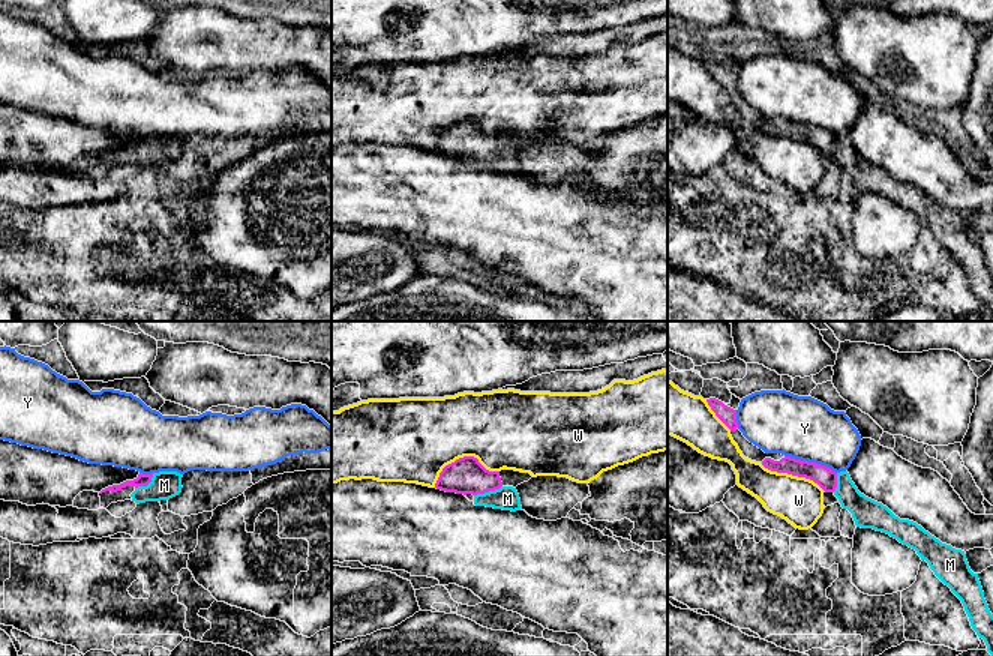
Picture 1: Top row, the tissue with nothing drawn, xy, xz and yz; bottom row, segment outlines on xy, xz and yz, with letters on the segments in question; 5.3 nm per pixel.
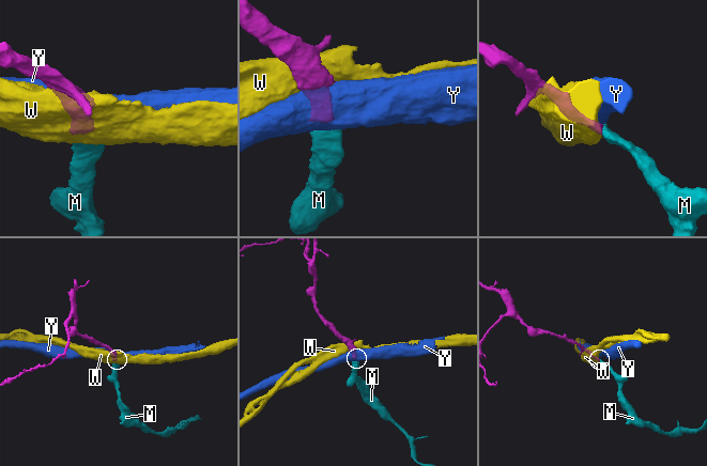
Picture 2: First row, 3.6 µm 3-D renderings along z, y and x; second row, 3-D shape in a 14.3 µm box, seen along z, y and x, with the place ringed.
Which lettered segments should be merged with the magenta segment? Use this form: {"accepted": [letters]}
{"accepted": ["M"]}

